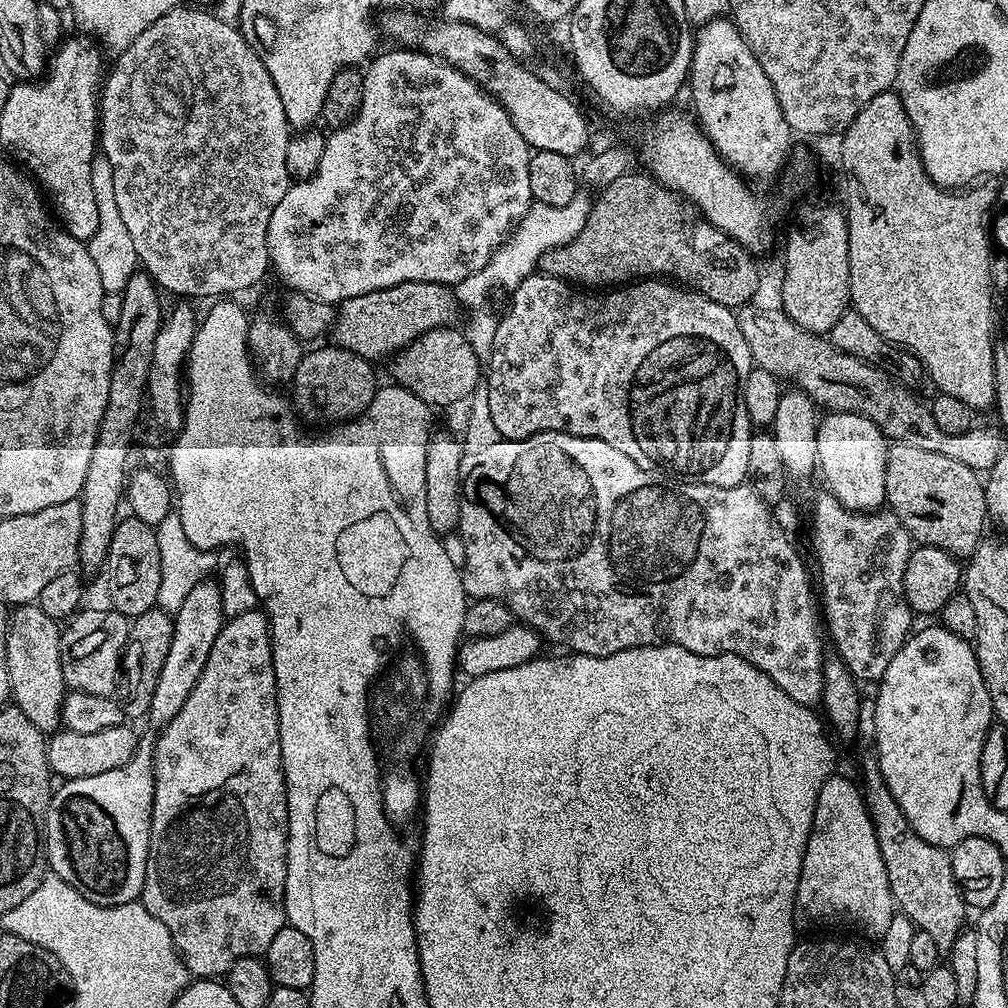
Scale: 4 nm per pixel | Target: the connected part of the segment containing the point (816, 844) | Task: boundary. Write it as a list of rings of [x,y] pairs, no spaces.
[[[833,774],[822,786],[818,802],[814,806],[814,822],[806,842],[802,858],[800,881],[796,891],[796,907],[812,920],[825,920],[828,924],[841,924],[853,928],[864,936],[881,938],[894,915],[894,901],[890,882],[886,878],[886,866],[882,862],[882,850],[878,850],[876,827],[868,817],[868,807],[864,805],[864,794],[859,783],[840,774]]]

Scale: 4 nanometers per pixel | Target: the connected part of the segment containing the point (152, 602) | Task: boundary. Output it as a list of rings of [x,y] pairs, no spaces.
[[[131,514],[117,519],[108,547],[107,568],[108,596],[112,599],[110,604],[115,611],[135,618],[157,607],[158,588],[162,582],[162,554],[158,554],[158,538],[153,525]]]

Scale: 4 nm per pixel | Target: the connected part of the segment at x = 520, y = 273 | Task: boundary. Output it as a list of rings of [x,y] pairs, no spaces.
[[[584,194],[576,195],[568,206],[561,208],[532,203],[528,207],[528,213],[516,223],[512,235],[501,244],[499,250],[490,258],[490,262],[486,262],[482,270],[470,274],[470,278],[466,278],[461,284],[455,285],[454,295],[457,305],[464,307],[465,304],[468,307],[468,325],[463,325],[462,331],[480,361],[486,362],[492,357],[494,334],[498,323],[497,313],[492,313],[492,308],[488,305],[488,288],[505,288],[505,290],[517,288],[527,276],[537,271],[542,254],[554,251],[578,238],[582,226],[586,226],[586,218],[591,209],[592,204]]]

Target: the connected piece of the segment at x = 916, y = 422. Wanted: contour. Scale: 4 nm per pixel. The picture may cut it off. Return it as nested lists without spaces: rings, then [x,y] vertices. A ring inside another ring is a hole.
[[[749,302],[736,312],[738,330],[742,330],[746,346],[750,346],[753,365],[770,370],[770,374],[781,381],[793,380],[796,383],[793,385],[821,409],[828,408],[824,410],[829,413],[845,412],[870,418],[870,422],[874,422],[874,426],[878,426],[889,441],[918,446],[918,450],[930,450],[934,454],[943,454],[945,458],[955,458],[977,474],[988,473],[1006,450],[1006,440],[996,440],[996,433],[1001,430],[996,426],[973,426],[962,434],[946,434],[946,430],[934,422],[931,407],[925,401],[923,404],[909,385],[870,362],[838,350],[823,335],[802,330],[784,313],[783,308],[759,308],[758,305]]]

